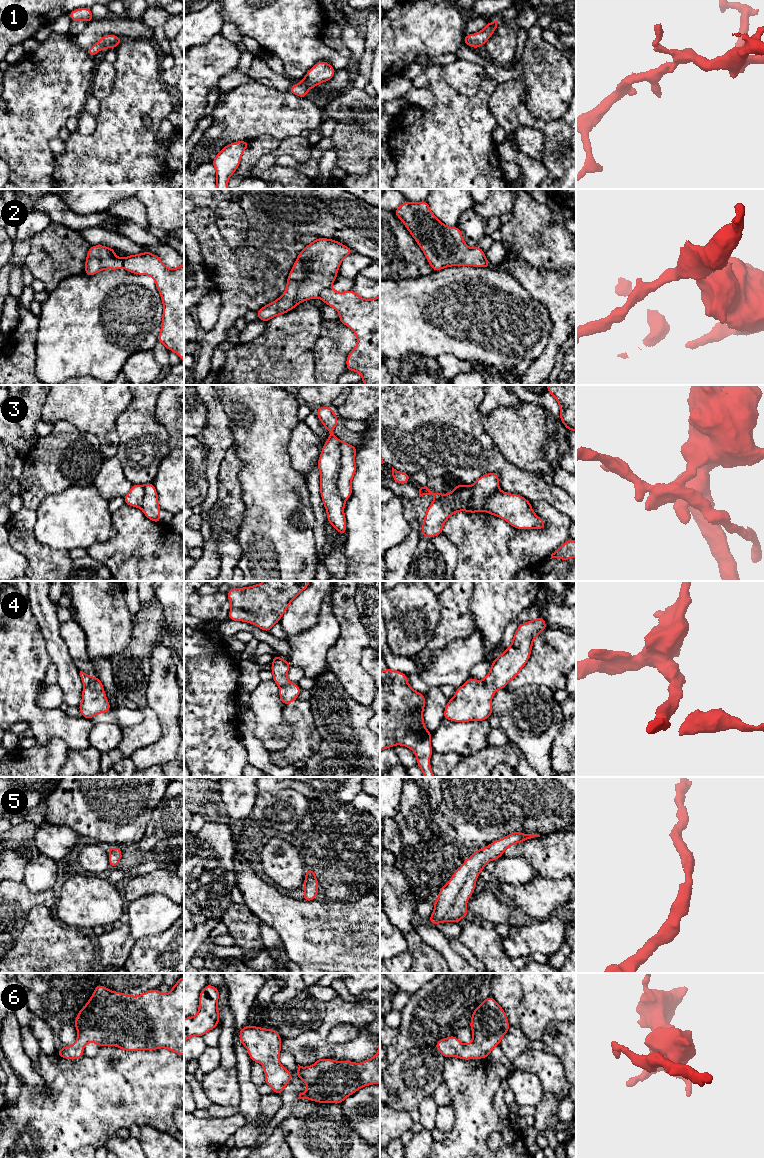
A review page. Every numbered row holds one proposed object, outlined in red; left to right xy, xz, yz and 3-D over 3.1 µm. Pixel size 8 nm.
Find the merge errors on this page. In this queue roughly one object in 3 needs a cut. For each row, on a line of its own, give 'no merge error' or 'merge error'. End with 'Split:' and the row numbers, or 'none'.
1: no merge error
2: merge error
3: merge error
4: no merge error
5: no merge error
6: no merge error
Split: 2, 3

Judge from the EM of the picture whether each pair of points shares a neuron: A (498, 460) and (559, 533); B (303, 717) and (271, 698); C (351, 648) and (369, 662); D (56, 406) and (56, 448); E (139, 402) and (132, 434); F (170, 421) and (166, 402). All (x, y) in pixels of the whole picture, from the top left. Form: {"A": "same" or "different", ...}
{"A": "different", "B": "different", "C": "different", "D": "different", "E": "same", "F": "same"}

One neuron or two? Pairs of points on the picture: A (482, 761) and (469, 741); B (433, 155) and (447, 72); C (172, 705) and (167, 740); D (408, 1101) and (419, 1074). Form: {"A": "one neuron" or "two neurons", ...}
{"A": "two neurons", "B": "two neurons", "C": "one neuron", "D": "one neuron"}

